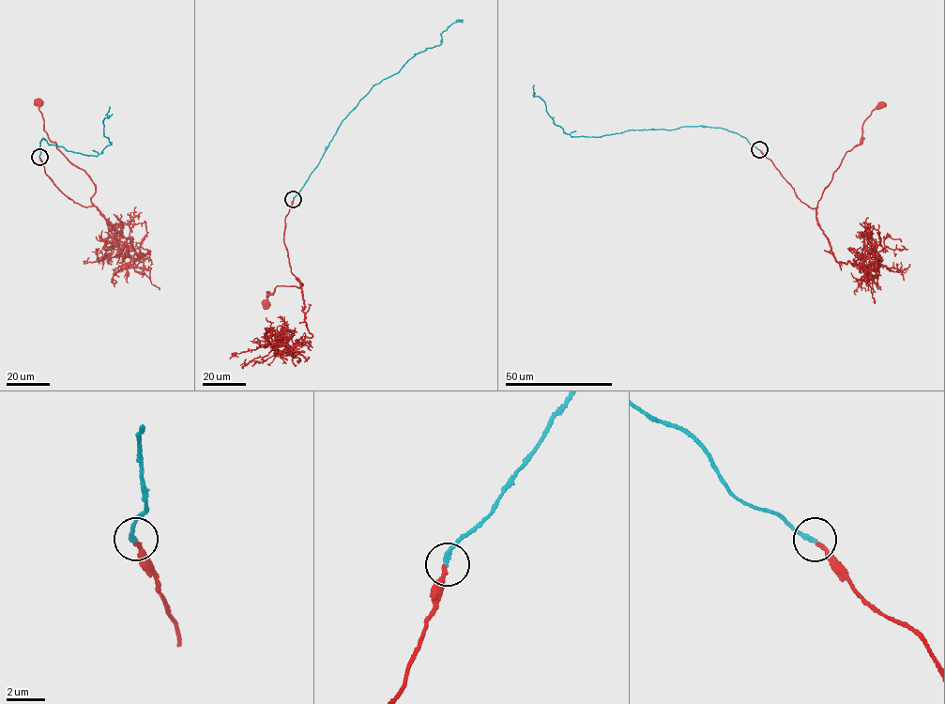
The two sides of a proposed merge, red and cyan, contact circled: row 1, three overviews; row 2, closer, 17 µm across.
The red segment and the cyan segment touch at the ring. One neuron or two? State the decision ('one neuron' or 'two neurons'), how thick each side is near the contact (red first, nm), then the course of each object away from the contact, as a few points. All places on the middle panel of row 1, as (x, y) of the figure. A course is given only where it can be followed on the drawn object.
one neuron | 170/200 nm | red via (293, 199), (283, 239), (291, 272), (302, 283), (277, 285), (266, 292), (266, 304) | cyan via (293, 199), (341, 121), (373, 85), (396, 73), (418, 53), (439, 45), (443, 31), (463, 20)

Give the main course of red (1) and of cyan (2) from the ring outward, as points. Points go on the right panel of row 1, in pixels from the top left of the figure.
1: (759, 150), (792, 186), (801, 202), (810, 207), (815, 207), (846, 152), (860, 144), (863, 121), (880, 105)
2: (759, 149), (738, 133), (700, 126), (571, 137), (555, 124), (545, 103), (534, 96), (534, 84)

